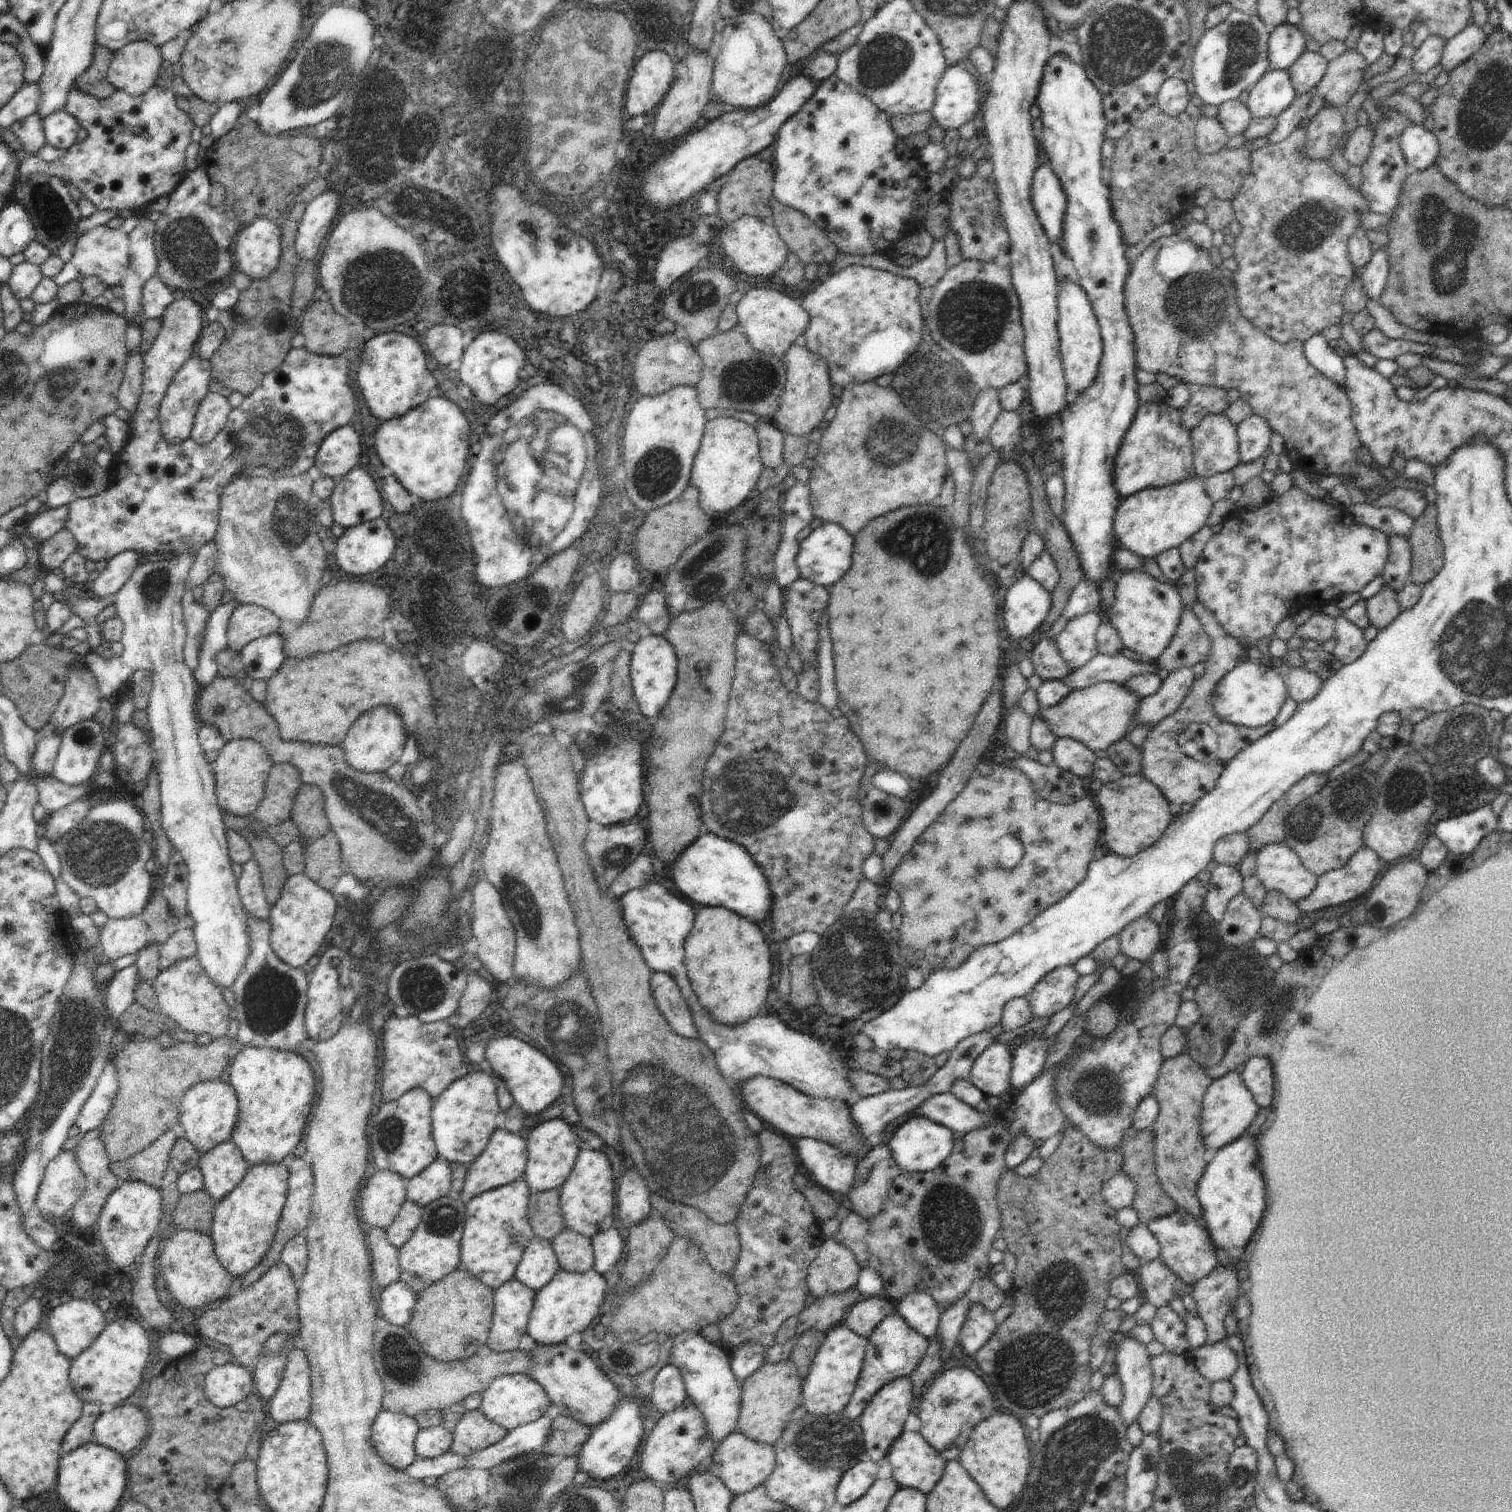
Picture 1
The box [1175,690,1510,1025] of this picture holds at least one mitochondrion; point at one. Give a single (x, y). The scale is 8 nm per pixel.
(1460, 737)

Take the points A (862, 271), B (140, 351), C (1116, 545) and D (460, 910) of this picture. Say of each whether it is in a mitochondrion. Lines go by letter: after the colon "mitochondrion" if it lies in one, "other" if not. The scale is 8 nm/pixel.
A: other
B: other
C: other
D: other

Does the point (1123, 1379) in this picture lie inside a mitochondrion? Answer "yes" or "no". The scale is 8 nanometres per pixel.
no

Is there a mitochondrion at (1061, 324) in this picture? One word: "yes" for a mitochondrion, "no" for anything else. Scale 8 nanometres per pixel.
no

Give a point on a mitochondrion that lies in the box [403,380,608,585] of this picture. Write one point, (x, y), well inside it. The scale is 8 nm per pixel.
(555, 465)

